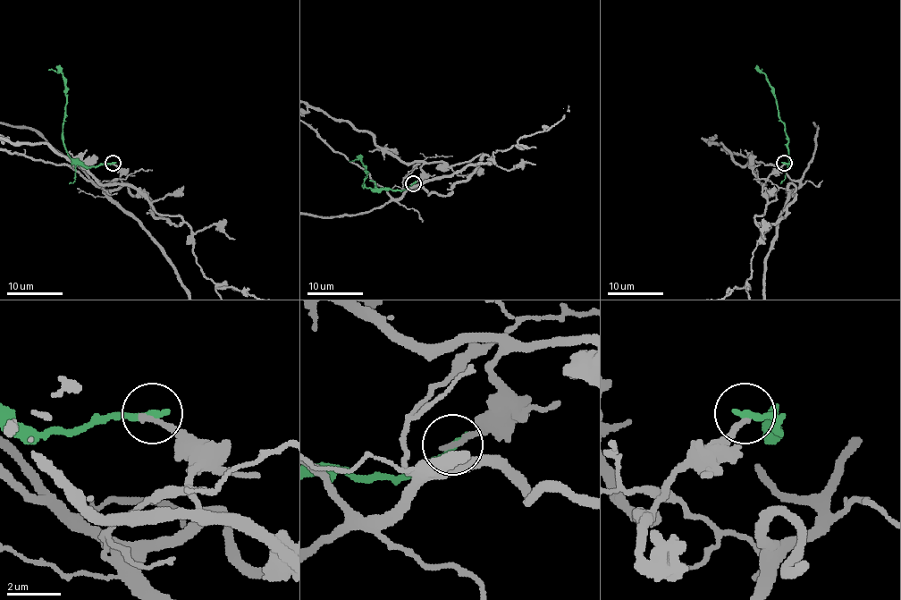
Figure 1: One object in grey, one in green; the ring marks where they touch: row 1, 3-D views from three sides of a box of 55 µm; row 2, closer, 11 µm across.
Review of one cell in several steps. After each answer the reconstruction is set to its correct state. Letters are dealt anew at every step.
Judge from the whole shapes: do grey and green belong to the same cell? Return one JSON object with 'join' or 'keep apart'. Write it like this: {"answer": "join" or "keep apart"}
{"answer": "keep apart"}

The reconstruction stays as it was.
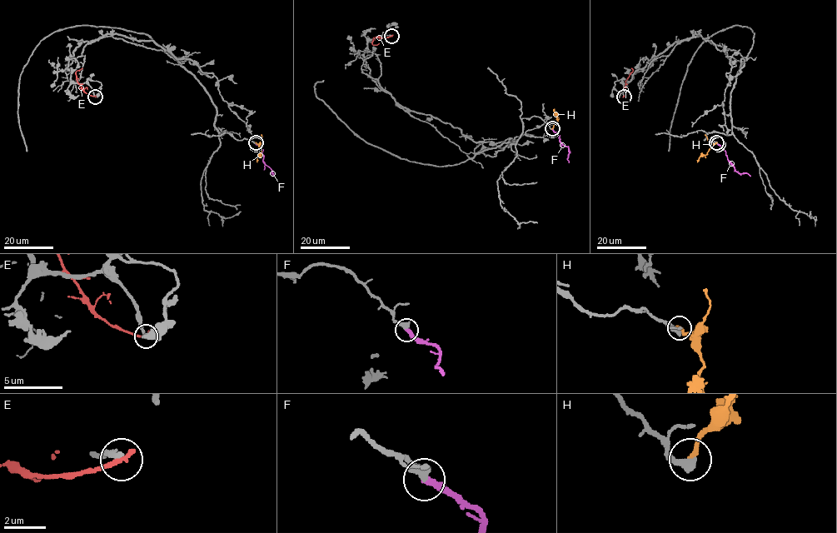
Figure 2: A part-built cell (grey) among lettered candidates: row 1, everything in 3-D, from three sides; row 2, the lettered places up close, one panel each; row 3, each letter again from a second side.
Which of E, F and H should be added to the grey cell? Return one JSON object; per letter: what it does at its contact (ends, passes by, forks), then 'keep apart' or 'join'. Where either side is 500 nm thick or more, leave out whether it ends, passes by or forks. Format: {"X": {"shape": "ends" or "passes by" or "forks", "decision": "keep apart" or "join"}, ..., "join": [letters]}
{"E": {"shape": "ends", "decision": "keep apart"}, "F": {"shape": "ends", "decision": "join"}, "H": {"shape": "ends", "decision": "keep apart"}, "join": ["F"]}

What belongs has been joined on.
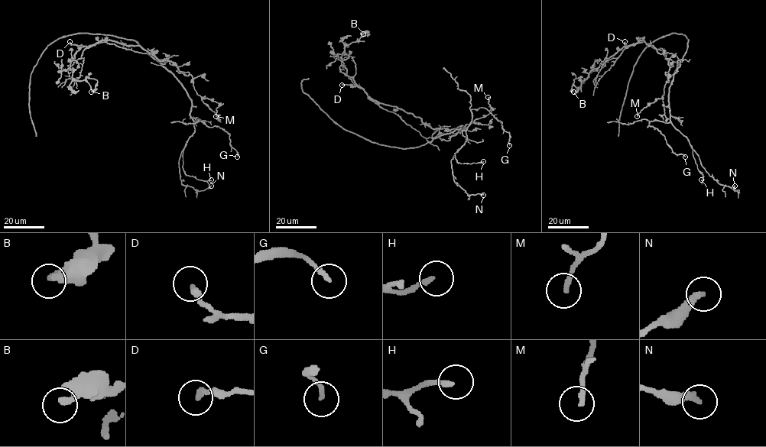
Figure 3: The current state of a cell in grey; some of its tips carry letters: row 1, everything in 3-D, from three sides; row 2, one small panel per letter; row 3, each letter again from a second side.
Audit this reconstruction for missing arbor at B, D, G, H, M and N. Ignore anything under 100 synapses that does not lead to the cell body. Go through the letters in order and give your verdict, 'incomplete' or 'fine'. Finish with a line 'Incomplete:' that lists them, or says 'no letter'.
B: fine
D: fine
G: fine
H: fine
M: fine
N: fine
Incomplete: no letter

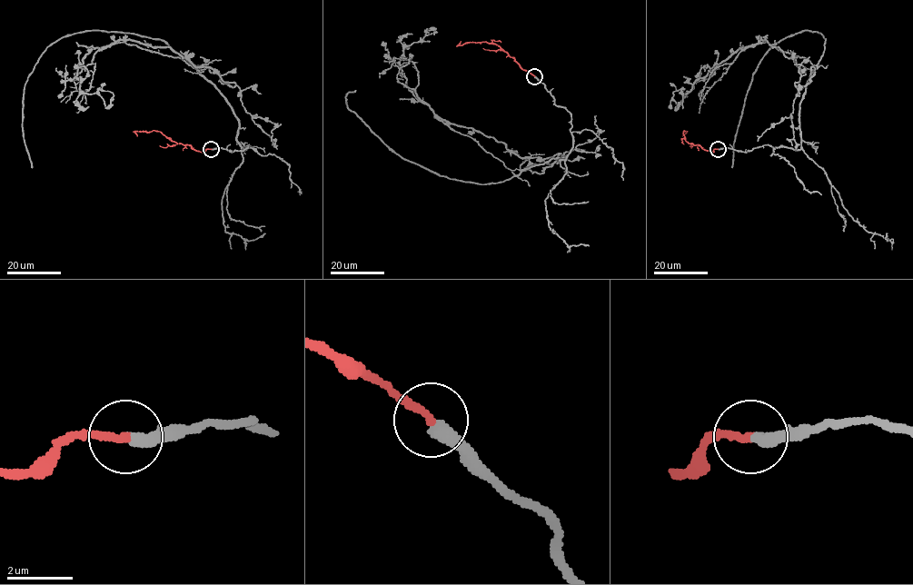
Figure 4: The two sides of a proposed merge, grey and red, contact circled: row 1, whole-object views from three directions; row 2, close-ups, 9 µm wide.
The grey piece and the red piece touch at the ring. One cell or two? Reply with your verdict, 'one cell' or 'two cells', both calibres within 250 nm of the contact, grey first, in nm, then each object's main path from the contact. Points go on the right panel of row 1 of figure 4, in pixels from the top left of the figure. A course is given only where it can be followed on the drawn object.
one cell | 380/260 nm | grey via (718, 149), (799, 149), (799, 104), (822, 55), (820, 34), (791, 34), (762, 58), (746, 97), (731, 167) | red via (718, 149), (710, 152), (689, 143), (683, 133), (686, 132), (682, 136)

